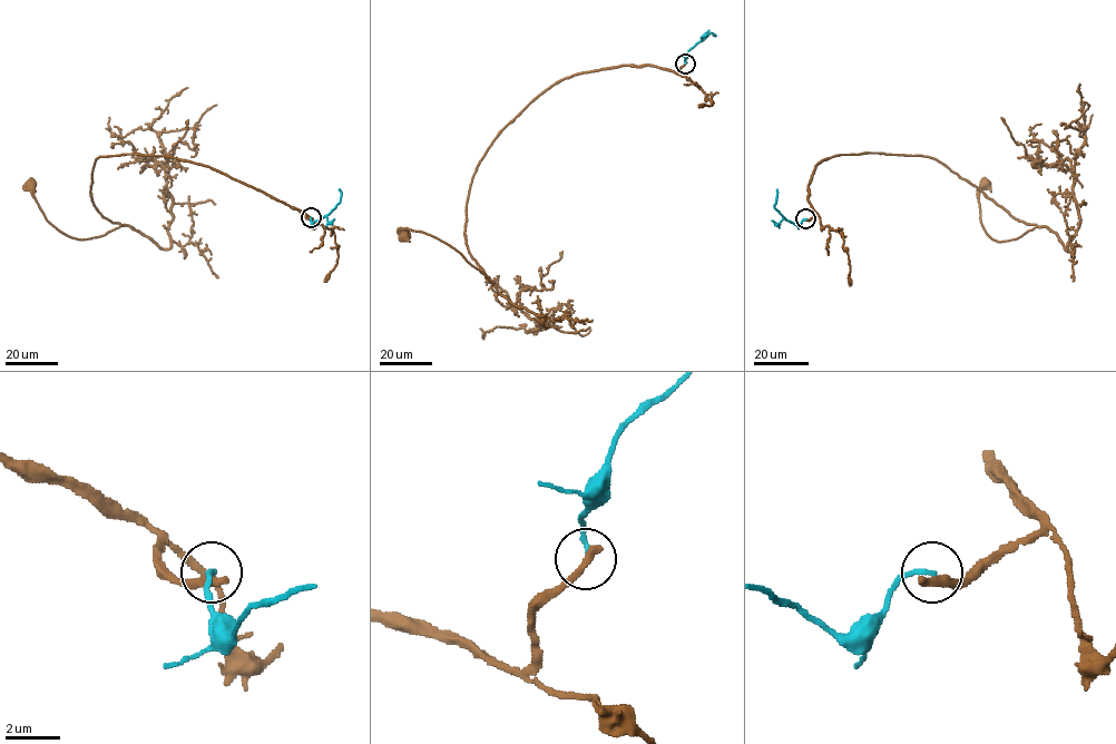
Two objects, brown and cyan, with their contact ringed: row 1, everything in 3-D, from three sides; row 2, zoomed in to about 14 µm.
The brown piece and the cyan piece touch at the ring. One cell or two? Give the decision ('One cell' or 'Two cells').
Two cells

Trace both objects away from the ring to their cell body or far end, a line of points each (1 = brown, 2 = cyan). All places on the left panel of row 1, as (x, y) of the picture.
1: (311, 217), (211, 168), (123, 154), (96, 159), (90, 186), (120, 224), (82, 240), (48, 221), (28, 184)
2: (311, 217), (313, 224), (335, 207), (341, 196), (339, 188)

